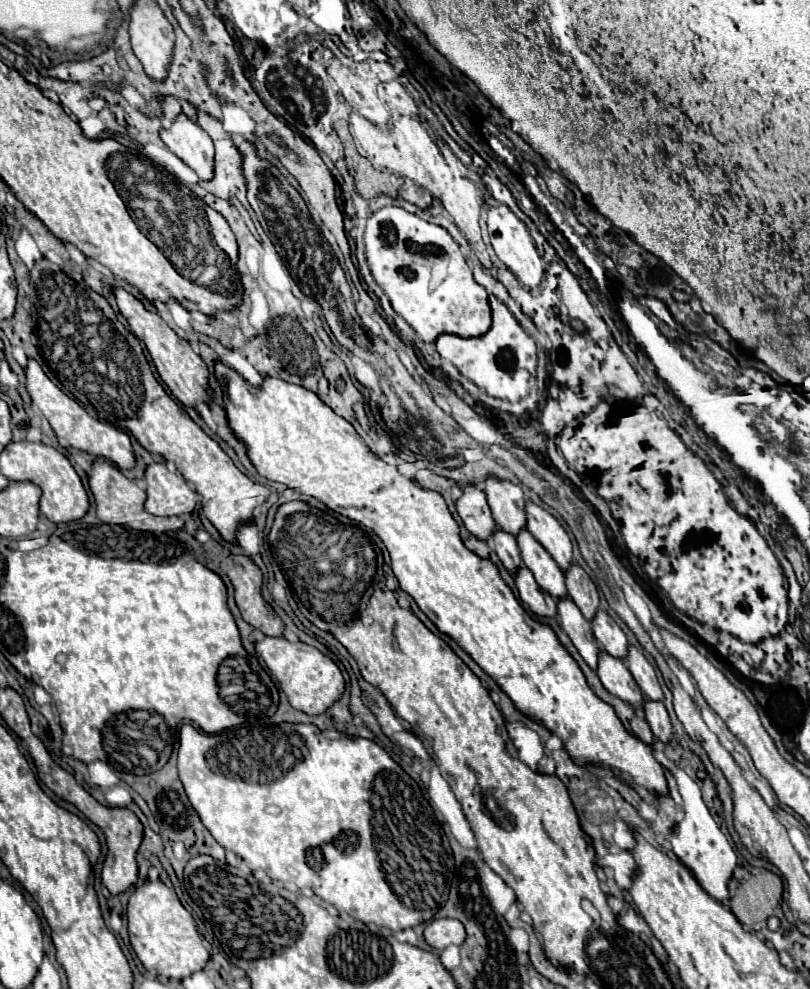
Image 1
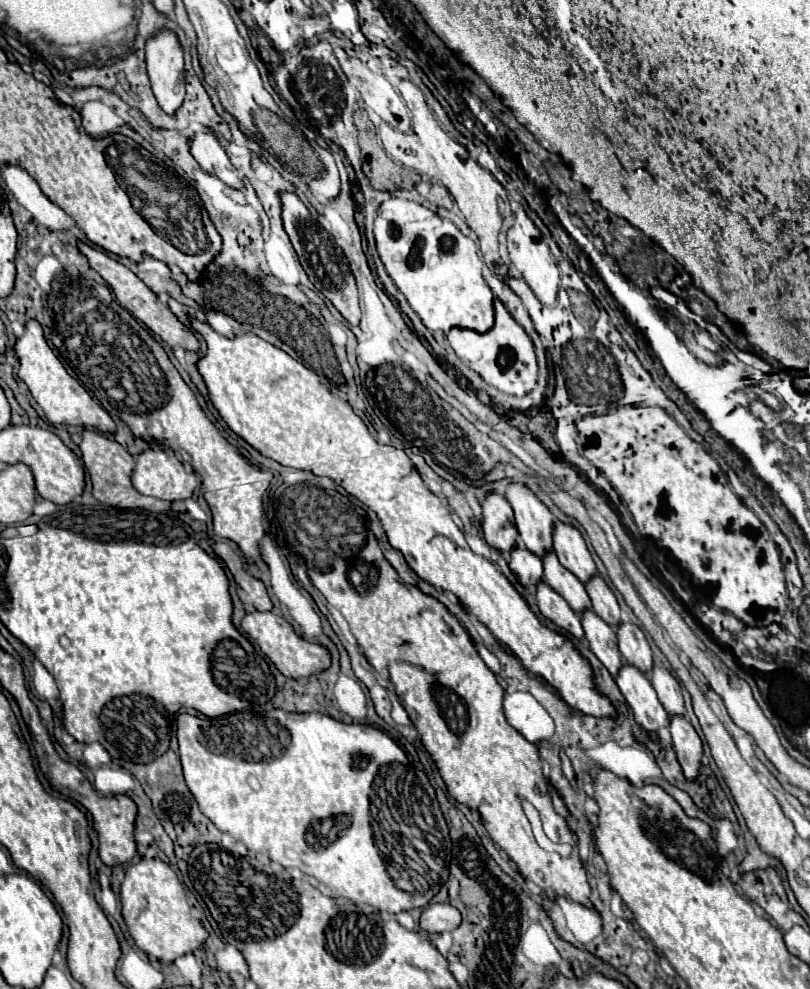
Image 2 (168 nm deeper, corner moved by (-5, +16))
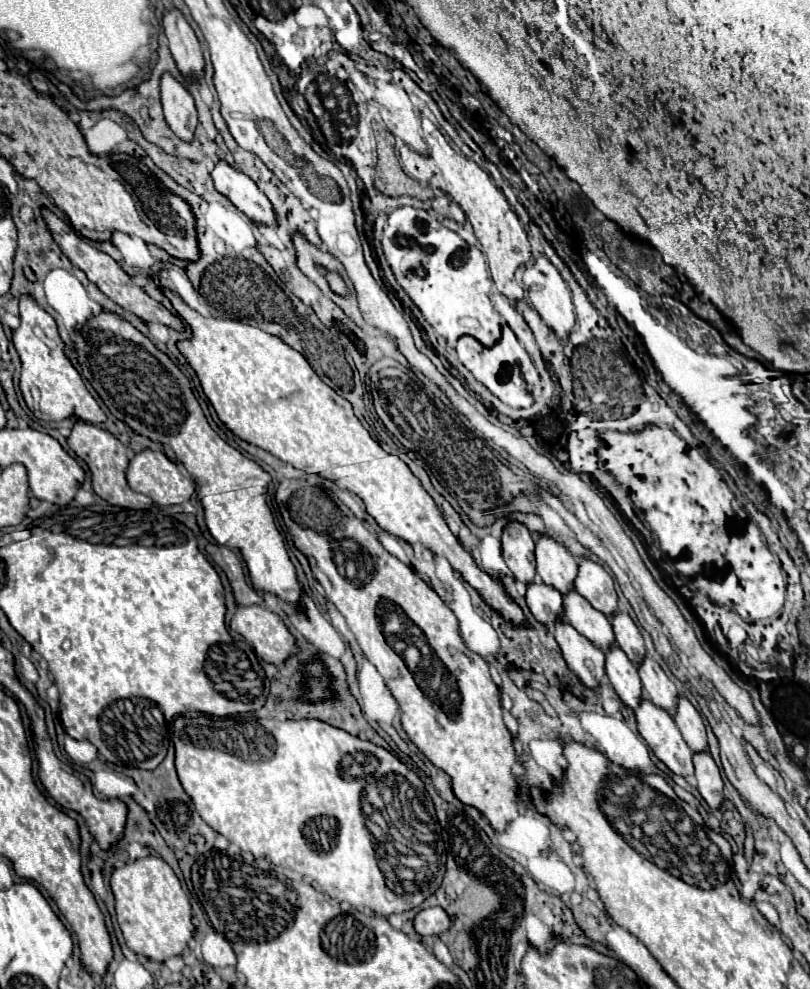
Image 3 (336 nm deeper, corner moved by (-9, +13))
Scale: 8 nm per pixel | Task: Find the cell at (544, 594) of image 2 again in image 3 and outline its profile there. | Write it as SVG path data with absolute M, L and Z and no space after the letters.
M558 619L554 625L554 639L562 649L562 657L568 669L582 681L584 687L596 691L602 681L606 681L604 653L562 619Z

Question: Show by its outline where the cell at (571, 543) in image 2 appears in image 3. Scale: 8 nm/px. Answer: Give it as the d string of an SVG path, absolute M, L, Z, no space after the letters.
M586 557L578 559L578 579L576 591L608 619L618 611L618 595L614 589L614 579L594 561Z

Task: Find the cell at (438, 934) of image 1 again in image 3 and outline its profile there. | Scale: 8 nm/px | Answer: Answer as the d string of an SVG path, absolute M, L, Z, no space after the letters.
M442 907L420 909L414 919L414 929L418 935L442 935L450 929L450 917Z

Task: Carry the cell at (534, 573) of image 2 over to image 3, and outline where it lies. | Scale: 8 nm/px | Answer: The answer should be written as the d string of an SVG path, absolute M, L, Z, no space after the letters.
M528 585L526 603L536 621L540 621L546 627L552 627L560 617L564 617L562 595L548 585Z

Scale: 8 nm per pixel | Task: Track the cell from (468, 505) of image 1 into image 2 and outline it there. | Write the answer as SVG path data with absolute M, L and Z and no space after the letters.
M490 490L482 500L482 532L484 540L500 552L512 550L518 544L514 512L496 490Z

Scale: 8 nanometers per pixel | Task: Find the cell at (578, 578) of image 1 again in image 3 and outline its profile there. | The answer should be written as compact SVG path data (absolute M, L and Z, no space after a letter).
M616 613L612 619L612 627L616 633L618 647L628 655L628 659L632 659L634 665L640 665L644 661L646 649L634 621L628 617L628 613Z

